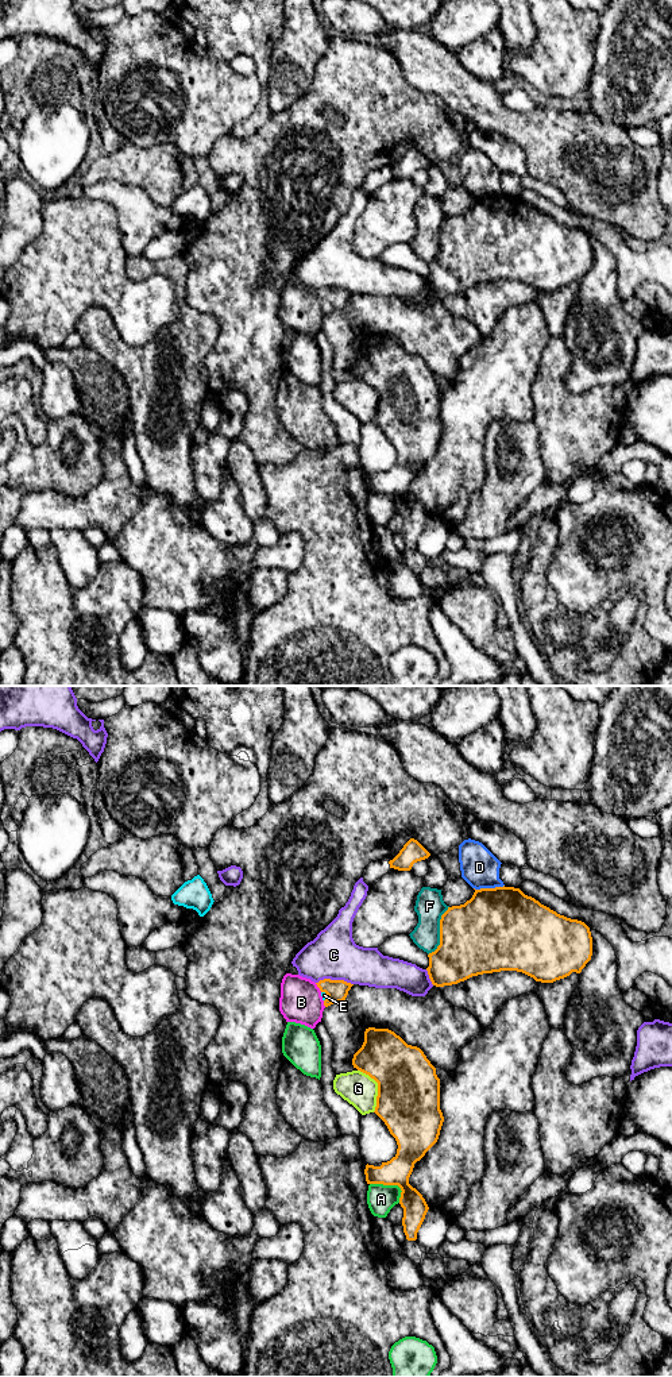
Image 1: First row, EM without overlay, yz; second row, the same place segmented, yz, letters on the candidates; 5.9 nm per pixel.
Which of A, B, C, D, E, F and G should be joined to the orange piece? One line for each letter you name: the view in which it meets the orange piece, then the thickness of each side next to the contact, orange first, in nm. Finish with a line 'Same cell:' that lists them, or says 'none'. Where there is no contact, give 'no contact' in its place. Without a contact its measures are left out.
E: yz | 130/40 nm
Same cell: E

